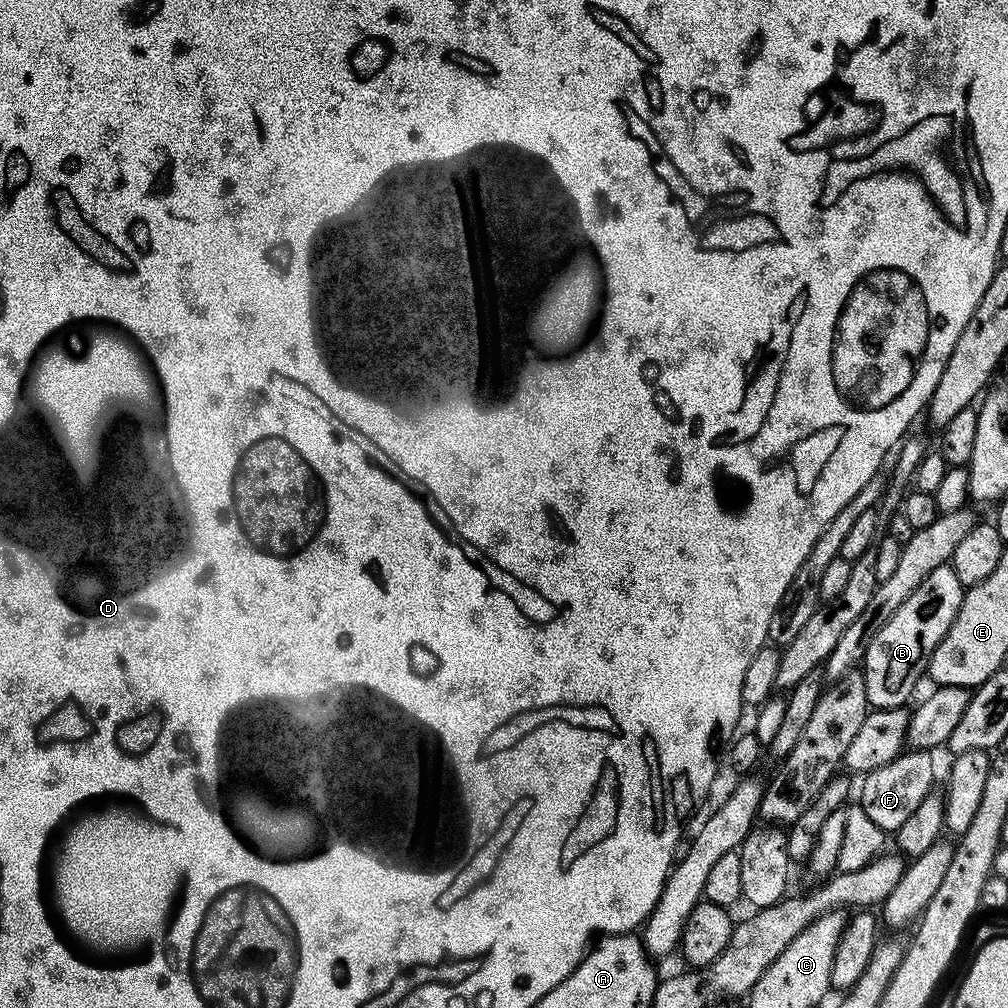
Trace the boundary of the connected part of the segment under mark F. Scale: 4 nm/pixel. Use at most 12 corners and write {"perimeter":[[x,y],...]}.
{"perimeter":[[927,751],[863,777],[858,803],[895,833],[933,791]]}

